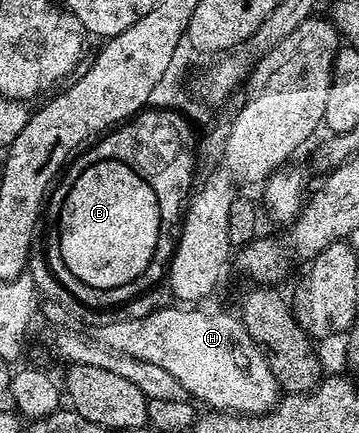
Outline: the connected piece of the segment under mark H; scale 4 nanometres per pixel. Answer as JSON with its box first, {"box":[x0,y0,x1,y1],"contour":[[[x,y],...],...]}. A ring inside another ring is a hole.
{"box":[102,306,280,415],"contour":[[[190,306],[163,308],[147,315],[146,318],[105,324],[102,329],[102,342],[112,352],[120,352],[123,356],[138,358],[139,361],[153,362],[154,366],[168,370],[182,383],[187,395],[197,401],[202,400],[208,404],[207,407],[215,411],[260,415],[275,407],[280,398],[280,387],[273,371],[270,370],[267,353],[254,342],[239,317],[233,313],[214,314]]]}

